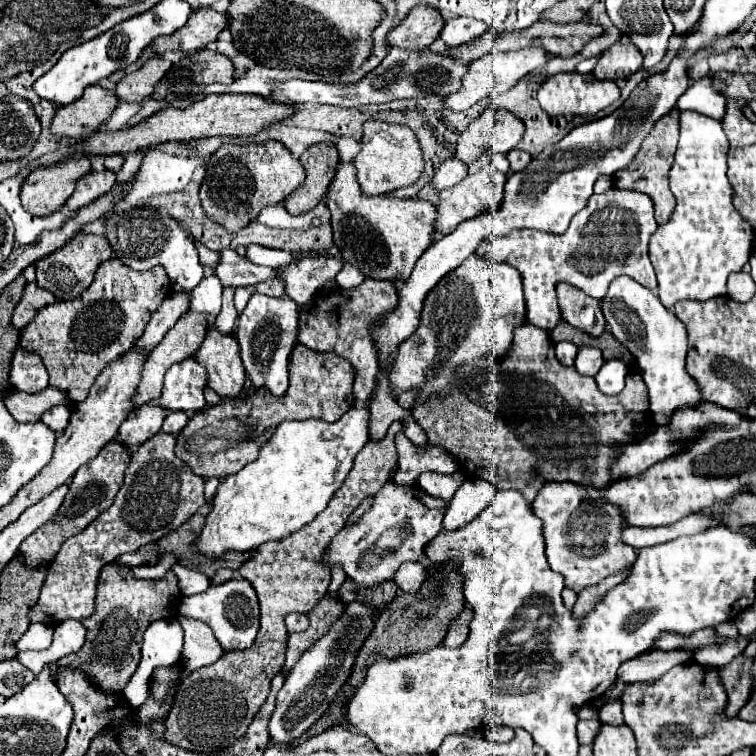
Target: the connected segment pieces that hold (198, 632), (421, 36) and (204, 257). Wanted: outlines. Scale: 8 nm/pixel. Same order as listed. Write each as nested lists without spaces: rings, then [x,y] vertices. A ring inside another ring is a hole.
[[[178,615],[177,620],[185,634],[181,662],[185,662],[185,666],[189,666],[191,672],[199,670],[203,666],[209,666],[211,662],[215,662],[223,656],[223,650],[221,650],[221,646],[217,646],[217,640],[213,638],[213,632],[209,630],[207,624],[182,615]]]
[[[417,4],[407,18],[389,32],[387,40],[391,46],[401,46],[405,50],[429,48],[443,26],[445,20],[437,8],[429,4]]]
[[[195,242],[197,250],[199,250],[199,258],[201,258],[201,264],[205,268],[205,276],[211,276],[213,274],[213,266],[217,266],[217,252],[209,252],[209,248],[203,248],[199,246],[199,242]]]

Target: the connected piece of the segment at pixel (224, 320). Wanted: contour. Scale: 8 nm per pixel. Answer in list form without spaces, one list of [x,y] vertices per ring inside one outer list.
[[[233,288],[223,290],[223,308],[221,308],[219,316],[213,322],[213,328],[221,334],[227,334],[227,336],[235,334],[235,320],[239,316],[235,306],[233,306],[233,292],[235,292]]]

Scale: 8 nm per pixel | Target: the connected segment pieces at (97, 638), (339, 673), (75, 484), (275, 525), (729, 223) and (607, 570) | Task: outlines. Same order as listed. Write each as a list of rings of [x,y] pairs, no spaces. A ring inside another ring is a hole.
[[[107,564],[101,570],[95,612],[93,616],[81,620],[81,624],[87,628],[85,646],[77,654],[69,654],[57,660],[57,666],[73,666],[85,670],[95,686],[109,692],[121,692],[125,688],[137,670],[145,628],[155,620],[171,618],[171,610],[177,610],[177,596],[181,596],[177,578],[171,570],[167,572],[167,578],[161,580],[141,580],[135,578],[129,570],[131,568],[123,564]]]
[[[349,604],[343,612],[343,616],[333,622],[329,634],[313,646],[313,650],[307,650],[297,666],[289,672],[283,688],[277,694],[277,706],[269,720],[269,734],[273,744],[287,744],[299,738],[309,726],[321,718],[321,714],[329,708],[335,694],[341,690],[341,686],[349,678],[349,670],[353,668],[353,662],[357,658],[357,650],[361,648],[361,642],[369,636],[369,630],[373,630],[373,610],[361,604]]]
[[[113,440],[91,462],[87,462],[85,466],[81,466],[75,472],[75,476],[71,480],[71,486],[69,486],[69,494],[65,496],[57,514],[47,524],[37,528],[29,538],[25,538],[23,544],[19,546],[17,554],[21,558],[25,558],[23,560],[25,566],[41,568],[41,566],[49,564],[67,538],[79,534],[89,522],[93,522],[101,512],[105,512],[113,504],[113,498],[119,492],[119,486],[123,484],[123,474],[129,466],[129,460],[131,460],[129,450],[119,446],[117,440]]]
[[[349,408],[333,424],[323,420],[281,422],[269,442],[261,446],[259,458],[219,484],[197,548],[207,556],[221,556],[227,550],[253,550],[313,522],[341,488],[355,456],[365,446],[367,420],[365,408]]]
[[[683,112],[679,116],[679,122],[681,122],[681,138],[679,138],[679,146],[677,146],[677,154],[675,154],[675,164],[671,168],[671,192],[675,194],[675,200],[677,200],[677,206],[669,218],[667,224],[663,226],[657,226],[657,230],[653,232],[651,240],[649,240],[649,258],[651,258],[651,264],[655,268],[655,274],[657,274],[657,282],[659,282],[659,300],[665,308],[673,308],[675,302],[681,302],[681,300],[711,300],[711,298],[717,298],[717,296],[725,296],[727,294],[727,278],[731,272],[741,272],[741,268],[747,264],[751,252],[753,252],[753,232],[751,232],[751,226],[747,220],[741,218],[741,214],[735,210],[733,206],[733,188],[727,180],[727,148],[729,148],[729,140],[721,128],[721,122],[715,120],[715,118],[709,118],[701,112]]]
[[[547,482],[531,504],[531,512],[543,522],[549,566],[553,572],[561,574],[565,578],[565,586],[575,592],[601,582],[635,560],[635,550],[621,542],[621,534],[627,528],[625,520],[617,506],[605,502],[603,494],[605,490],[591,484],[579,486],[573,482]],[[575,548],[595,548],[595,554],[583,556],[577,554]]]

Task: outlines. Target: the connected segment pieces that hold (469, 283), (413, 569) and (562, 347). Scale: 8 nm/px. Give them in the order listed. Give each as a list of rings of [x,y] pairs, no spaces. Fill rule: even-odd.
[[[471,254],[457,270],[449,272],[425,300],[421,326],[413,338],[399,346],[389,380],[393,398],[417,386],[421,396],[415,404],[425,402],[433,394],[449,394],[453,370],[461,362],[469,362],[483,354],[505,354],[513,340],[517,324],[525,322],[525,298],[521,276],[513,266],[493,266]]]
[[[421,562],[401,564],[395,578],[393,578],[397,588],[401,592],[409,592],[409,594],[415,594],[423,586],[425,580],[427,580],[427,570],[425,570],[425,566]]]
[[[569,342],[555,344],[555,356],[557,356],[557,360],[559,360],[563,366],[573,366],[575,356],[577,356],[577,346],[573,346],[573,344],[569,344]]]

